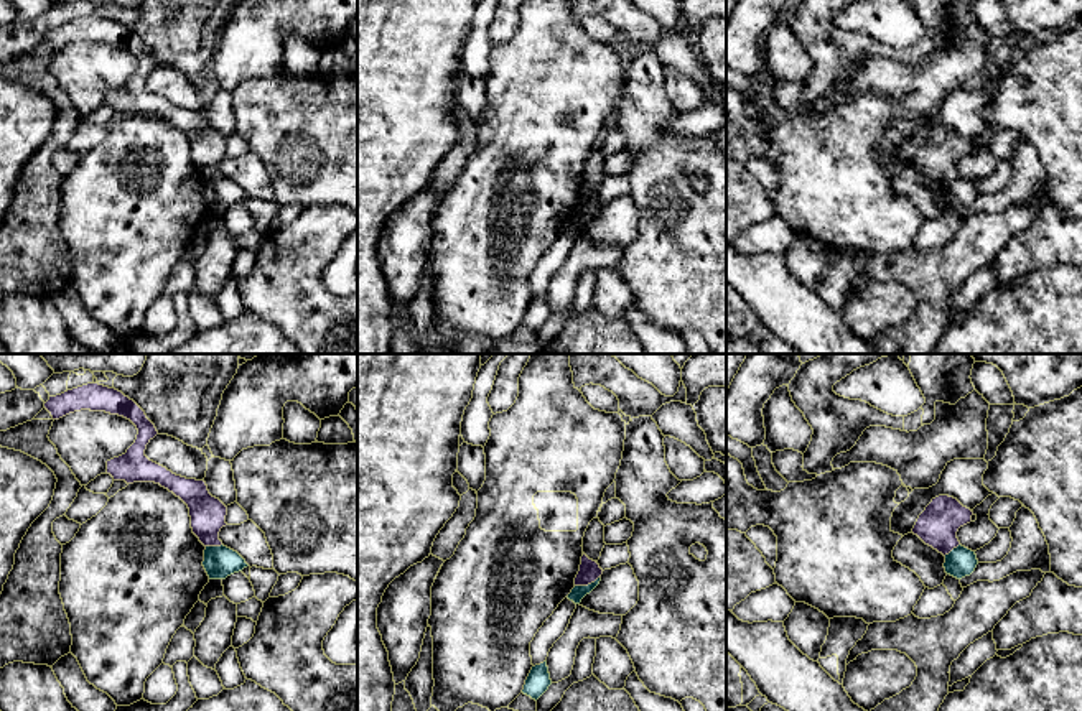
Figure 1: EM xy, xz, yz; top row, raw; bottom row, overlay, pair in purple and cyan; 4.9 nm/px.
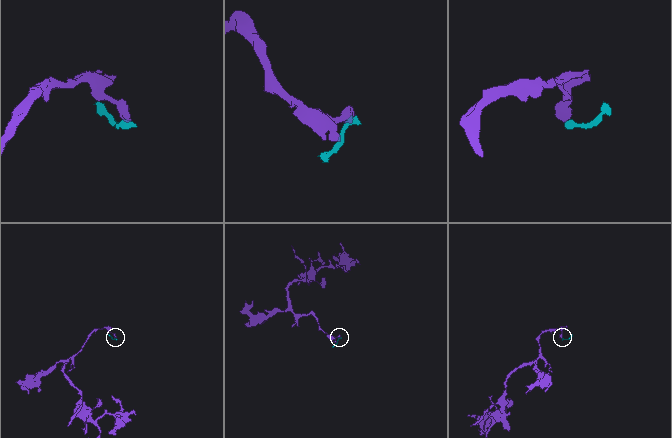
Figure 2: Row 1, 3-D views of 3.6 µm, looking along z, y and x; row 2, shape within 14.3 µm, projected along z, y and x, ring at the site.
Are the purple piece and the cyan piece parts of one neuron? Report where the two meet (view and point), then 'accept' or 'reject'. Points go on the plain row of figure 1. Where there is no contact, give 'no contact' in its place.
contact xz (587, 216); reject

